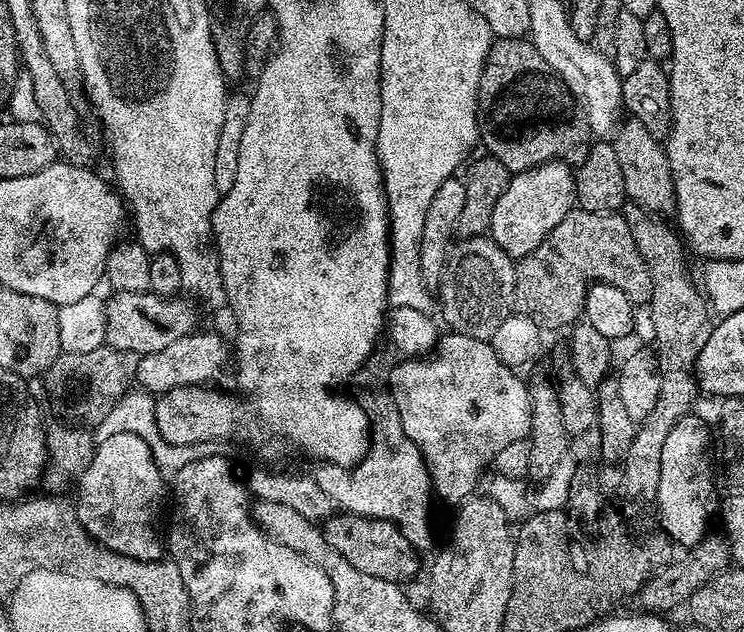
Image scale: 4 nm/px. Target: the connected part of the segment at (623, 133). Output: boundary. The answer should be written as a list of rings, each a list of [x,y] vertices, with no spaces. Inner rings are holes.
[[[628,118],[617,127],[614,133],[614,145],[618,154],[619,168],[622,169],[627,199],[648,212],[675,213],[676,195],[668,153],[658,137],[650,134],[650,130],[642,126],[642,122]]]

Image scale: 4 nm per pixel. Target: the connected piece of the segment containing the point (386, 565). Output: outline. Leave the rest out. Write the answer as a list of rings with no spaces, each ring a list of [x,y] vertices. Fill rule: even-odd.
[[[336,512],[330,517],[326,526],[324,525],[325,539],[328,545],[337,555],[340,555],[355,569],[371,577],[382,578],[384,581],[394,581],[399,584],[406,584],[420,570],[420,558],[411,542],[409,536],[399,525],[393,524],[386,519],[374,519],[369,516],[356,515],[353,512]]]

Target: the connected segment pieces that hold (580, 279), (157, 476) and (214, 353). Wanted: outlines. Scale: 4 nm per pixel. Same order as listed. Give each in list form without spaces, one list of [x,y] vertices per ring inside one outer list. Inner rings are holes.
[[[579,207],[572,211],[546,234],[534,251],[519,257],[516,264],[516,302],[519,315],[530,318],[541,330],[548,328],[567,329],[581,319],[584,310],[584,293],[589,284],[609,284],[618,286],[622,294],[626,294],[637,305],[647,305],[652,299],[652,275],[634,242],[634,234],[630,234],[630,226],[619,211],[591,213]]]
[[[116,434],[97,443],[94,458],[80,477],[75,492],[74,503],[78,522],[82,522],[82,526],[96,543],[134,560],[159,560],[165,555],[165,545],[156,541],[156,519],[160,516],[160,507],[163,506],[164,500],[166,504],[166,481],[155,464],[152,448],[137,434]]]
[[[197,330],[186,338],[178,338],[170,346],[158,350],[154,354],[146,354],[140,357],[136,367],[135,383],[143,391],[151,394],[163,394],[175,388],[187,388],[190,384],[207,385],[209,382],[216,382],[224,363],[230,360],[230,348],[224,345],[220,336],[212,332]]]

